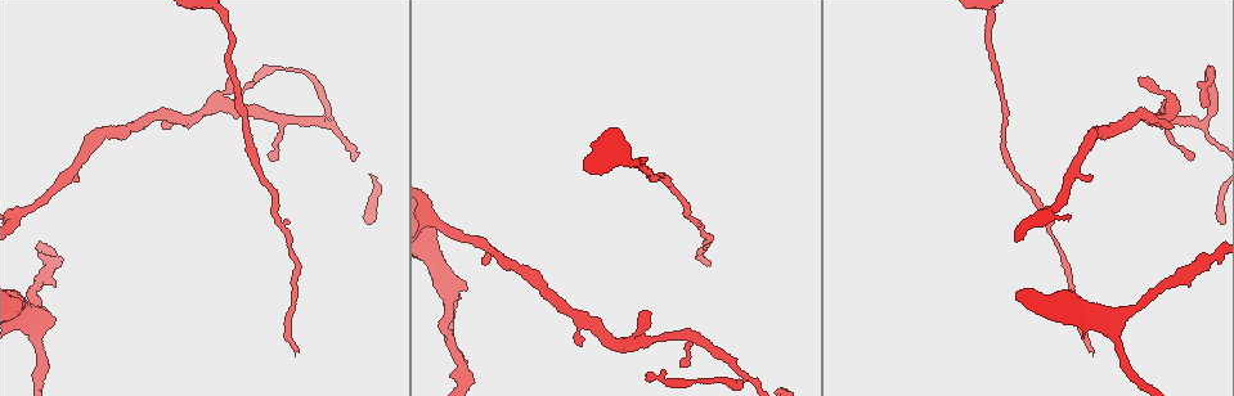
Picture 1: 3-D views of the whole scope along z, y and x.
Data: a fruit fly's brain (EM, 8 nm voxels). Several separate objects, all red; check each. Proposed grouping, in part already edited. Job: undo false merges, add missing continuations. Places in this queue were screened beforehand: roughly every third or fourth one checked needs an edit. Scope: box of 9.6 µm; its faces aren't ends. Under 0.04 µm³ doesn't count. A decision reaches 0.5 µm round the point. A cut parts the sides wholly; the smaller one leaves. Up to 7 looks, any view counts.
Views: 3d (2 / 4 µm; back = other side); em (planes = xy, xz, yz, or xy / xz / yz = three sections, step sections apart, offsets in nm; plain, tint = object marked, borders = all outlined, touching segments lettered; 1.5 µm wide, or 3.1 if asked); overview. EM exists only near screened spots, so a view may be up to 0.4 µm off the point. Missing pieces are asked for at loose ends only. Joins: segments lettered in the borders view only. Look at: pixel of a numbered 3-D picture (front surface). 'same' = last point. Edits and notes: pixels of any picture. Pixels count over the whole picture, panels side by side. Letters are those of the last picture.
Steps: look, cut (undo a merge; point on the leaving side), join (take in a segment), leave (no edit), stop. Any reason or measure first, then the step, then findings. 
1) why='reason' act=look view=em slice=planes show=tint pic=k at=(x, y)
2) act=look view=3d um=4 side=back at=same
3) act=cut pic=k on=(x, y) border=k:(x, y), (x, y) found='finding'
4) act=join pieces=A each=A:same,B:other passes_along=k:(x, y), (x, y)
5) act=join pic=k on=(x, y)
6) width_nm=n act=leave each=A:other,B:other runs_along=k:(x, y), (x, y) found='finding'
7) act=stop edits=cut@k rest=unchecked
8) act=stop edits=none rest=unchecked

act=look view=em slice=yz step=4 show=tint pic=1 at=(708, 265)

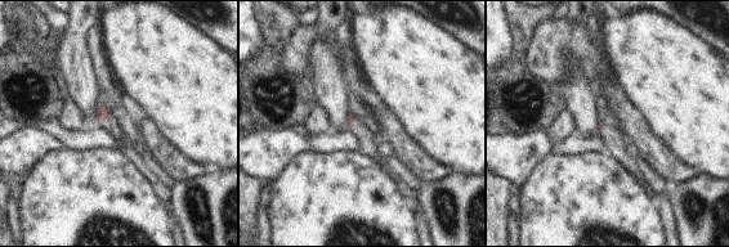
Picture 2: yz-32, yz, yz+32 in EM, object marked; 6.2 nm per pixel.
why='cut it another way' act=look view=em slice=xz step=8 show=borders at=same

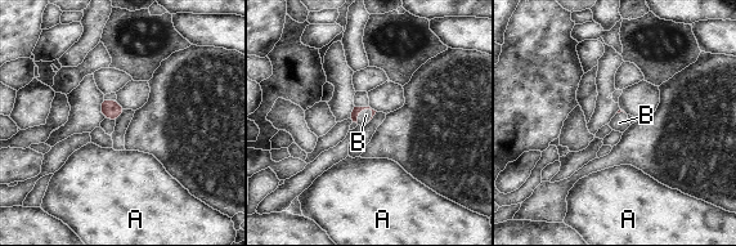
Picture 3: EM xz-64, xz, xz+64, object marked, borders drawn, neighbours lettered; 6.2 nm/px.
act=join pieces=B each=A:other,B:same found='it goes on there'

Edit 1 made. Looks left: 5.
why='see it whole again' act=look view=overview

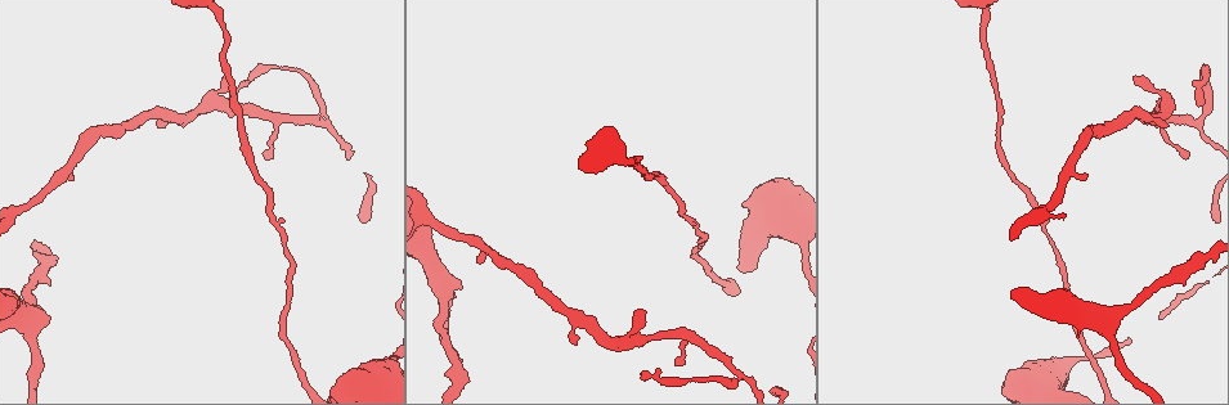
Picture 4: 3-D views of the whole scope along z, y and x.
why='branch stops here' act=look view=3d um=4 side=back pic=4 at=(1204, 101)

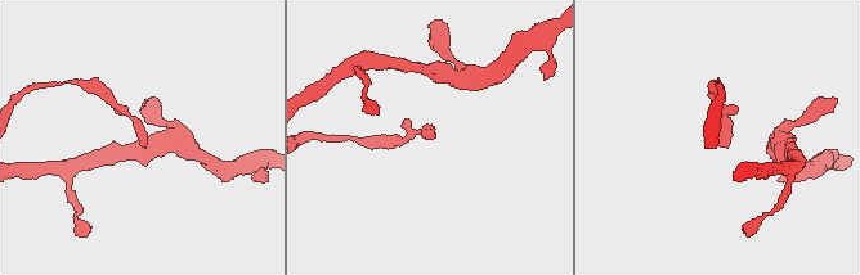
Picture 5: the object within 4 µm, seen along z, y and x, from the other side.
act=look view=em slice=xy step=8 show=tint pic=5 at=(721, 146)

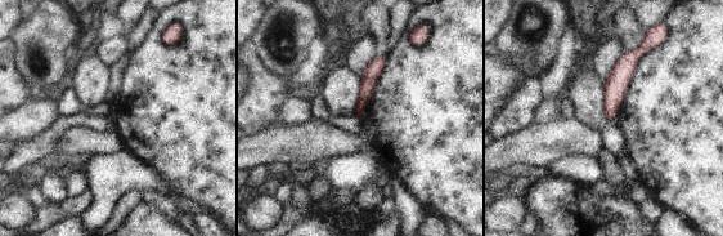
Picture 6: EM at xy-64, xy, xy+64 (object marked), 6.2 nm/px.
why='see the neighbours' act=look view=em slice=xy step=8 show=borders at=same

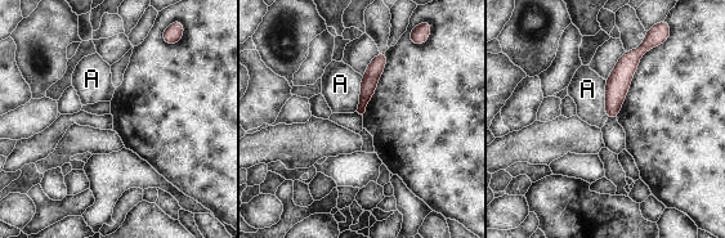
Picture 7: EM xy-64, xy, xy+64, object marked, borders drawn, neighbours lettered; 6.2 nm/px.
act=leave each=A:other border=7:(605, 80), (607, 118) found='none of them fits'

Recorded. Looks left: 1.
act=stop edits=join@3 rest=unchecked

